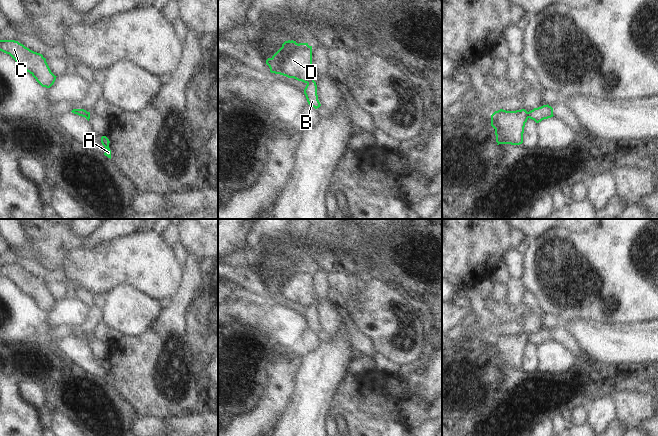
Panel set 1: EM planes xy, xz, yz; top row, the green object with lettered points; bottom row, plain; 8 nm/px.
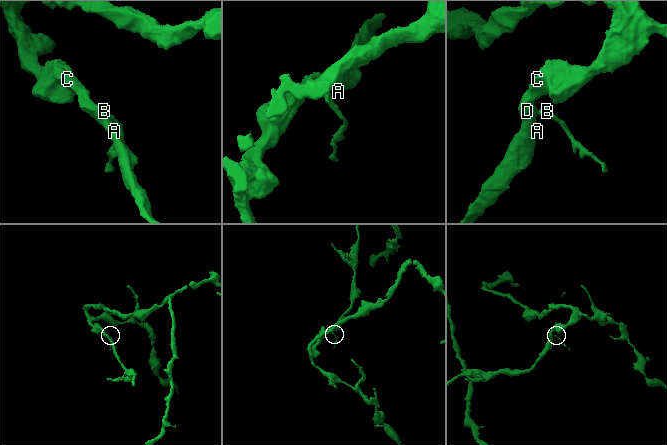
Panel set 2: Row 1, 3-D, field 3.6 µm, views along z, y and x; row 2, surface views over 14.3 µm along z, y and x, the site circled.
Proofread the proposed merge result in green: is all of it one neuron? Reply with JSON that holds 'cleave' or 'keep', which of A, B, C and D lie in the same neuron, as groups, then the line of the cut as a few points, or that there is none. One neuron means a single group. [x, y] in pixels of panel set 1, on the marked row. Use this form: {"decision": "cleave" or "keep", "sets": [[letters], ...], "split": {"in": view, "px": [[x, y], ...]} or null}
{"decision": "cleave", "sets": [["A", "C", "D"], ["B"]], "split": {"in": "xz", "px": [[313, 79], [307, 83]]}}

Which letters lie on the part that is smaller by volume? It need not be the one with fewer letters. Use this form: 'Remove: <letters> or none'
Remove: B

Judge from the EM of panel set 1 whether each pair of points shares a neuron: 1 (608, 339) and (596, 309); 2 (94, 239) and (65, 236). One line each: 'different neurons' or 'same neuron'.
1: different neurons
2: different neurons

